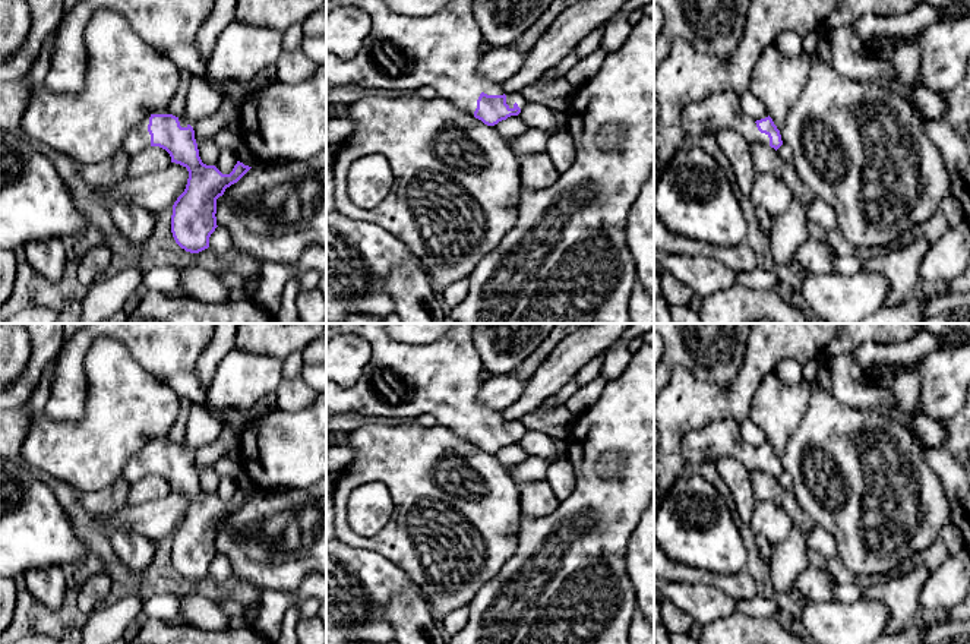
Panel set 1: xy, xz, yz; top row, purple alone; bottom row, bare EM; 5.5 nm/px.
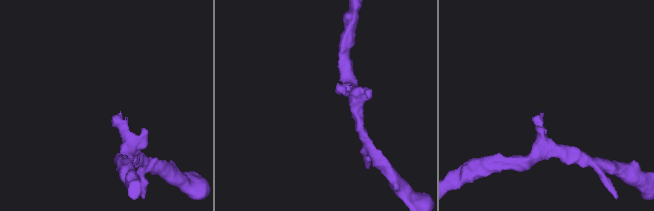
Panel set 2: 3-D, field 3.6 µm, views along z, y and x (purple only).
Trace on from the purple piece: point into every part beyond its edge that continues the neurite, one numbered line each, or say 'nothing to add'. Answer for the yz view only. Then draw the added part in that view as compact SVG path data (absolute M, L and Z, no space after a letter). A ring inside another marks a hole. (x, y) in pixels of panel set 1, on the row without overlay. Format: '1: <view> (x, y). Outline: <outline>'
1: yz (707, 445). Outline: M732 419L714 420L701 429L686 433L682 454L692 470L704 464L715 464L721 457L733 457L749 471L770 474L770 465L761 461L755 448L749 449L739 435L739 423ZM770 474L771 476L771 474Z

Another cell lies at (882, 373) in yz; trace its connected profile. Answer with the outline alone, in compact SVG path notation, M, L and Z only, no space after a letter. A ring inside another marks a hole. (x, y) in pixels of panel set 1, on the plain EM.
M878 363L866 372L866 376L873 386L884 388L895 378L897 367L895 363Z

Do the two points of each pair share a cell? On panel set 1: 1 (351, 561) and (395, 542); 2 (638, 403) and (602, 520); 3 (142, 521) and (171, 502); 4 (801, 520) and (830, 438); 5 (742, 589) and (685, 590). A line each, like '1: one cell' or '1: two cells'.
1: two cells
2: one cell
3: one cell
4: two cells
5: two cells

